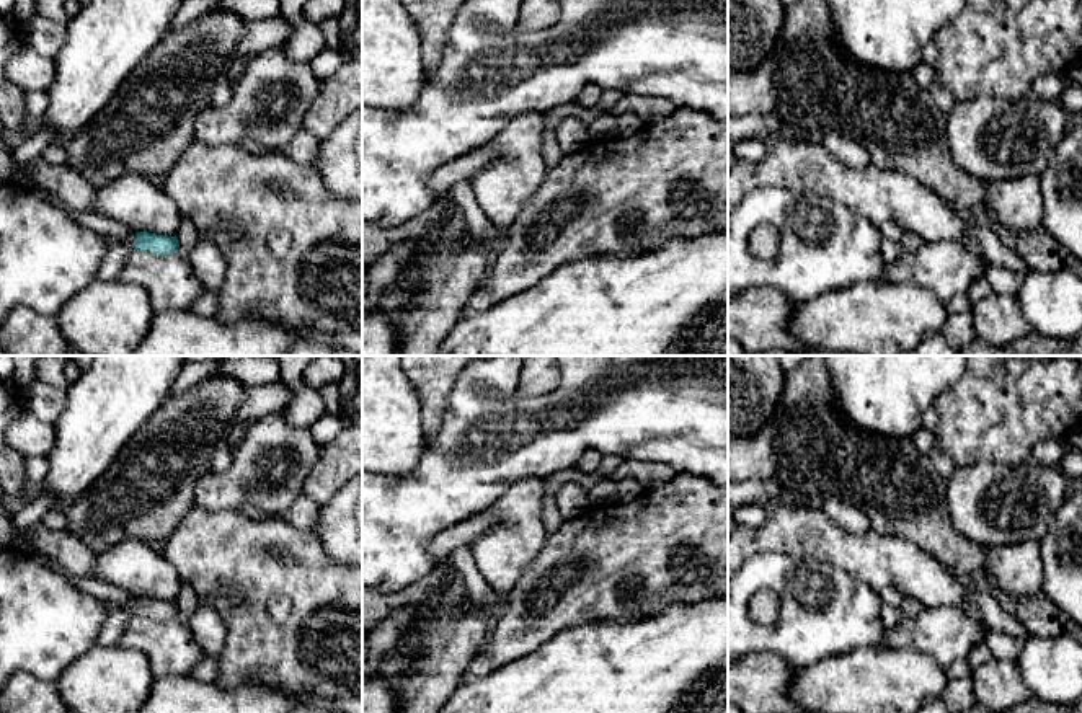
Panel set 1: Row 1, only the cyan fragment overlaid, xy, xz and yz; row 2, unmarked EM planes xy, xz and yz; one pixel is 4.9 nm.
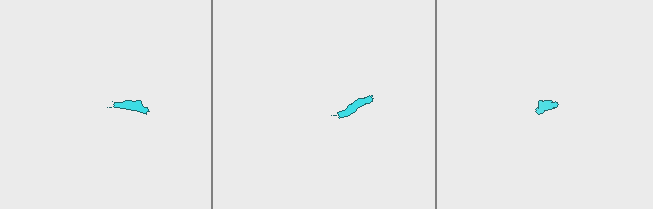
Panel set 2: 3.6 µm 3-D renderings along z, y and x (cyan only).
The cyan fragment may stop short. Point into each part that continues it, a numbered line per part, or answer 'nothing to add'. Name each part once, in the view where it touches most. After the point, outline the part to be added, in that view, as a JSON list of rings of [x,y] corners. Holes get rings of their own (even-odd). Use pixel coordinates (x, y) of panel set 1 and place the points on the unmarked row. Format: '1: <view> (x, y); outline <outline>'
1: xy (131, 606); outline [[[135,599],[127,602],[127,604],[111,604],[111,602],[104,602],[106,604],[106,609],[108,609],[108,613],[114,613],[118,610],[127,610],[132,617],[135,613]]]

